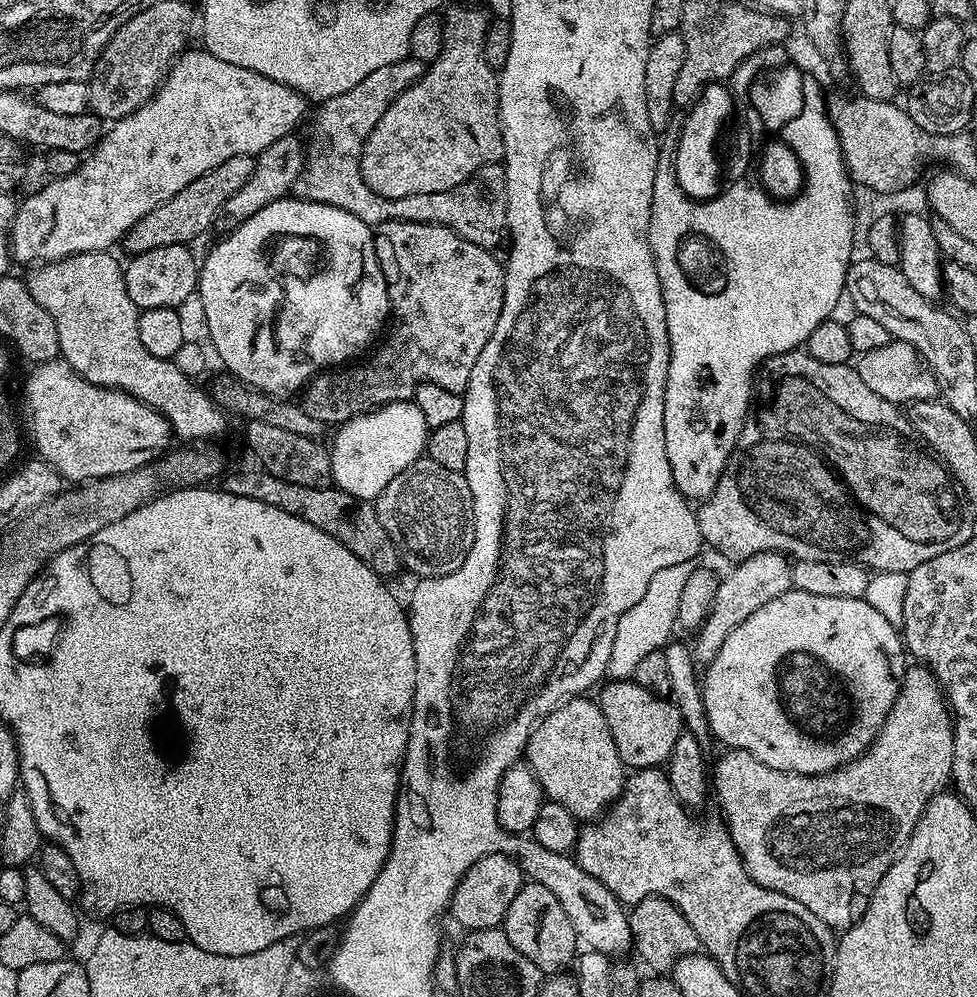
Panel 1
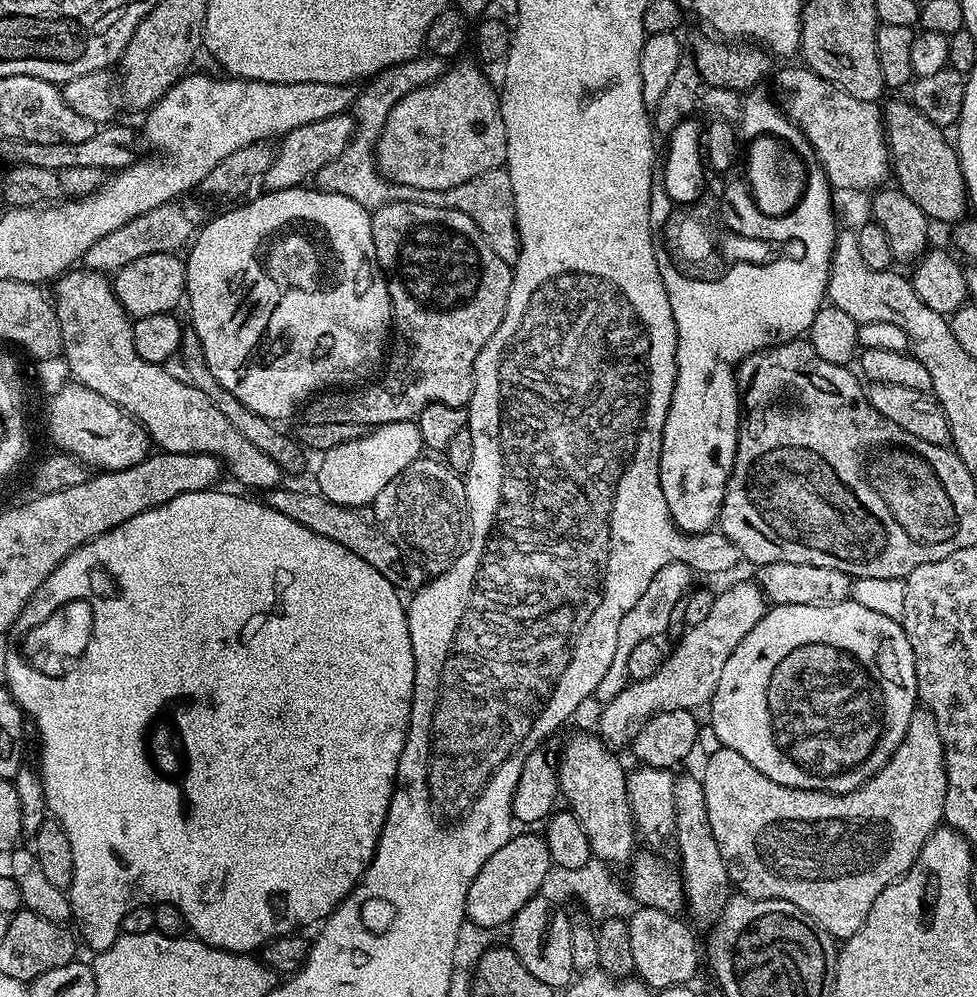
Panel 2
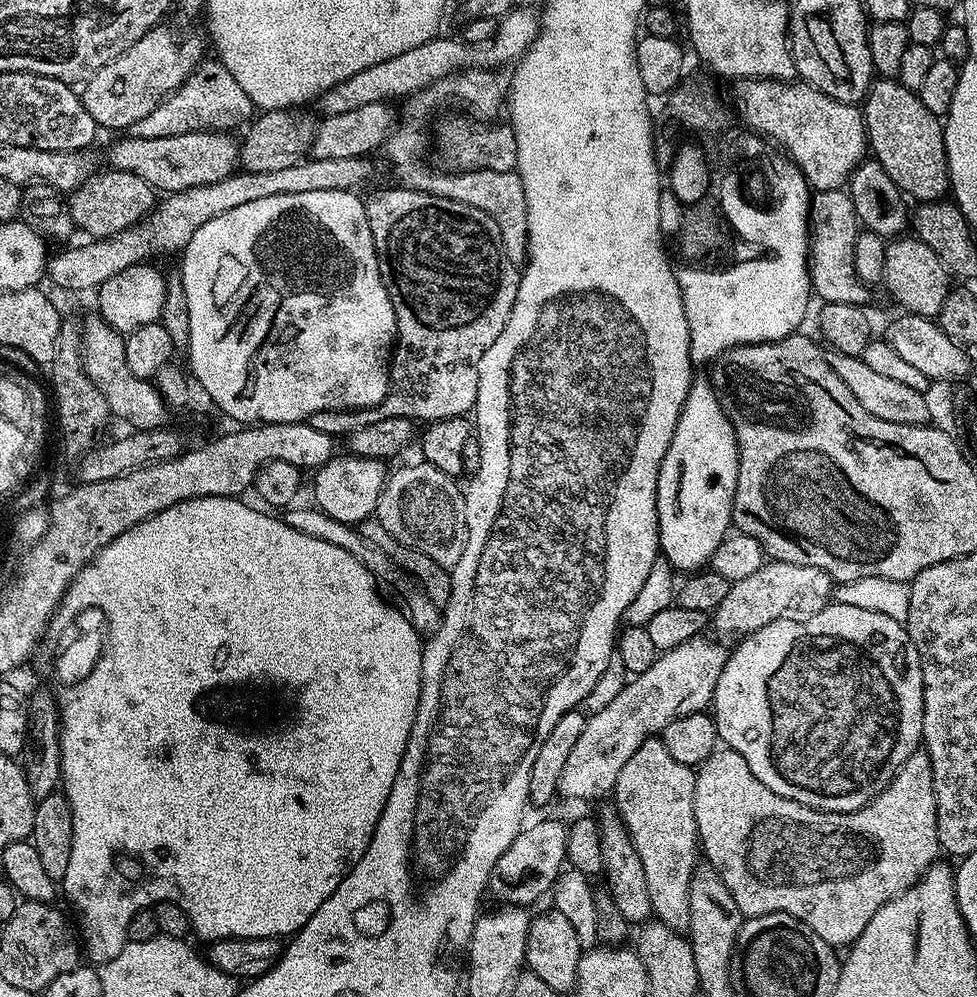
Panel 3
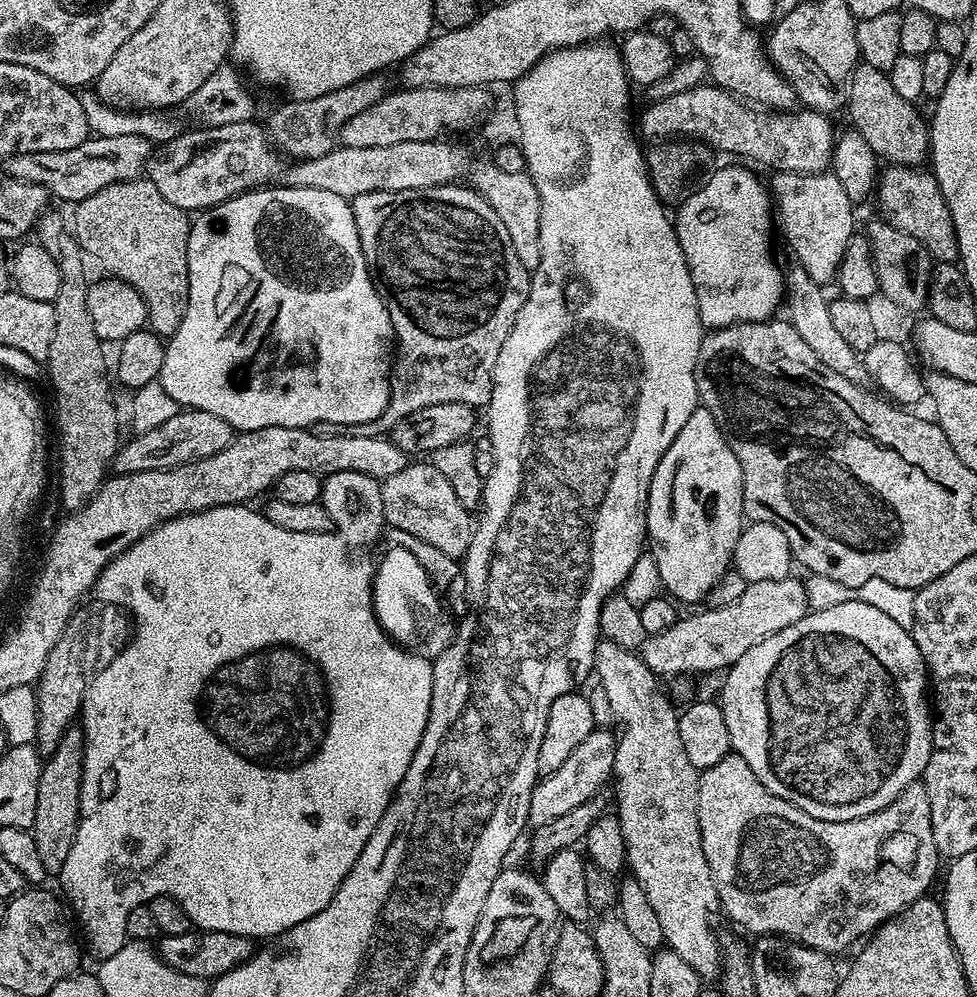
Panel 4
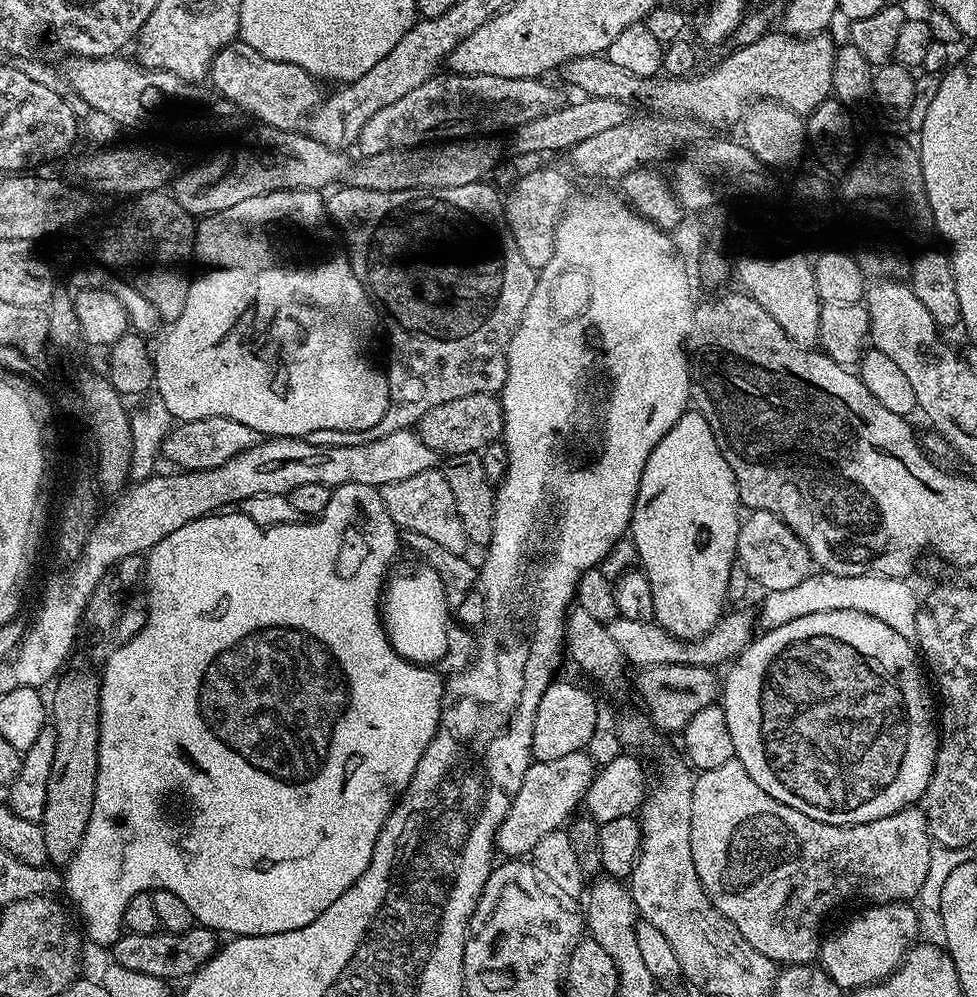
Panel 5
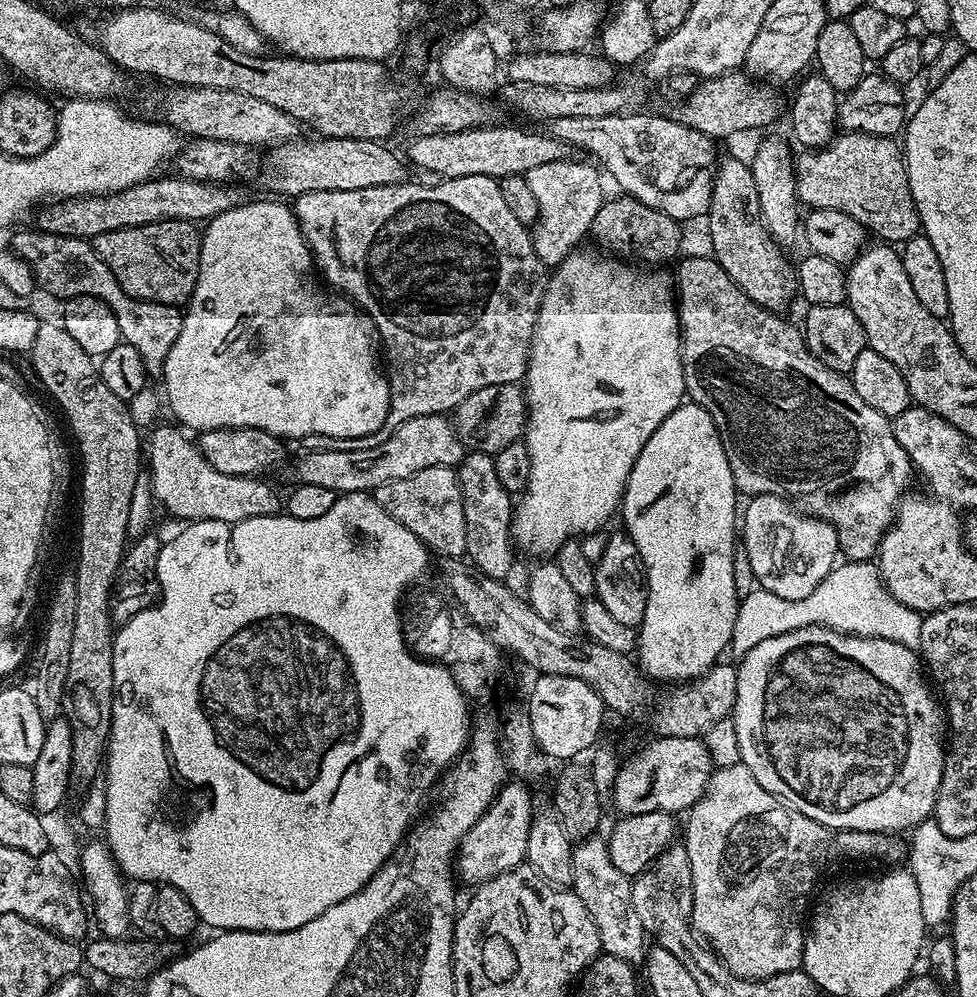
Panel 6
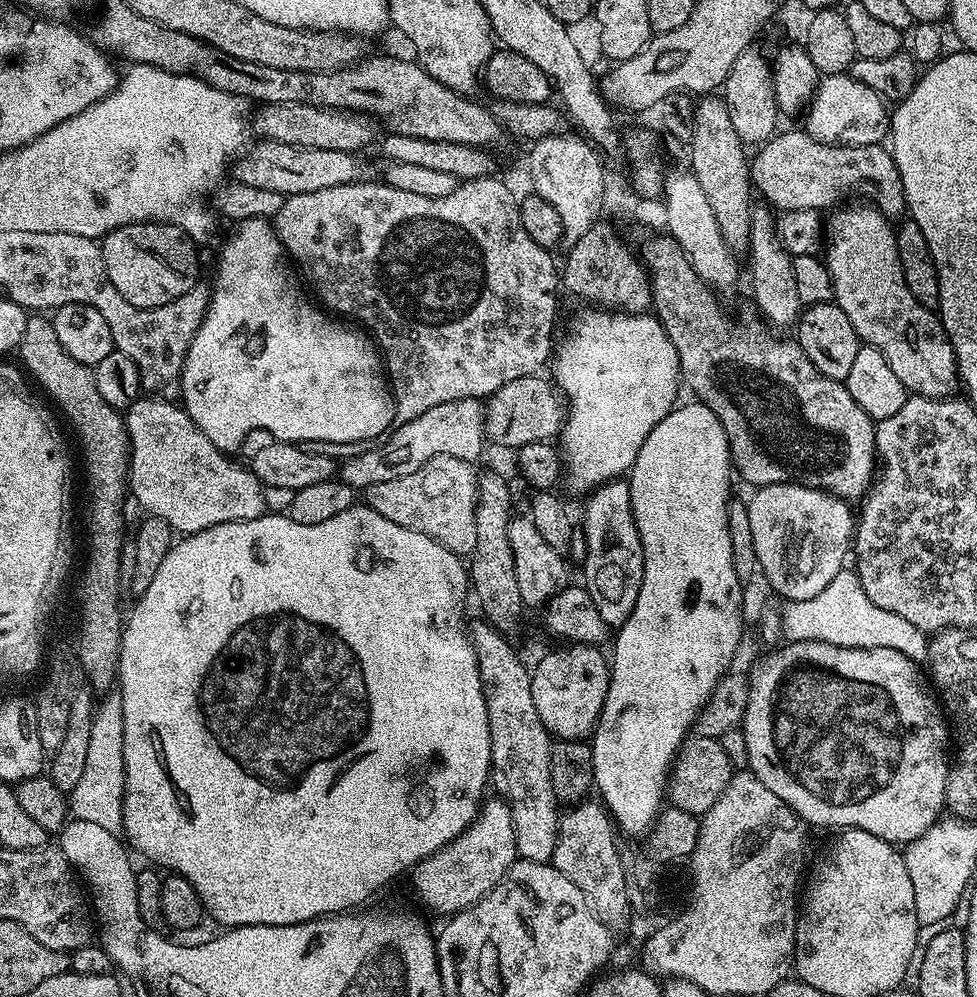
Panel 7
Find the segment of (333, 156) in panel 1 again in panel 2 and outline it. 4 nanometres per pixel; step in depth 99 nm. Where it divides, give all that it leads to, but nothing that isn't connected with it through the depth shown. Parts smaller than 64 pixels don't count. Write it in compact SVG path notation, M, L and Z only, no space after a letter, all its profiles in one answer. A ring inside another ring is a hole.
M421 54L413 60L401 64L391 64L386 70L376 73L357 91L356 102L350 112L356 122L356 130L352 133L352 141L346 146L334 162L322 166L315 176L315 183L321 192L342 194L346 198L354 198L369 210L381 208L390 202L422 202L426 206L442 206L450 210L462 210L462 214L470 214L480 228L484 240L502 258L502 262L515 266L520 257L520 231L516 228L516 207L514 206L514 186L510 186L510 174L504 168L495 168L486 174L478 174L478 178L470 178L470 182L462 182L462 186L454 186L441 192L418 192L406 190L393 180L388 180L376 167L376 143L380 131L384 129L386 118L390 118L390 110L406 94L434 82L446 71L446 60L443 56Z

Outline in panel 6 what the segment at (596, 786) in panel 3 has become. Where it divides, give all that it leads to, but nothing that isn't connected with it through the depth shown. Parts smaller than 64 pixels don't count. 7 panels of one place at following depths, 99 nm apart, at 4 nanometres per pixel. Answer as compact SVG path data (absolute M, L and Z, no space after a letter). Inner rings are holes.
M505 783L500 793L494 798L492 805L470 826L470 830L462 838L460 851L456 853L455 871L459 879L471 886L479 886L492 880L498 874L521 867L526 860L526 842L530 834L532 817L532 796L528 793L527 783Z

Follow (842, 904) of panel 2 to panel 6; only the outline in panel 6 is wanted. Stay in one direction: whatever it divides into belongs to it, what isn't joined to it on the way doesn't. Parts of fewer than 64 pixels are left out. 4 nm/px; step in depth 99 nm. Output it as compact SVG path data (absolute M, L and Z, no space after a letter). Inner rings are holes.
M738 763L734 766L725 768L716 768L712 773L710 782L702 794L698 803L688 809L686 813L688 825L683 825L682 843L686 850L686 858L690 858L690 874L692 875L692 928L696 935L703 938L714 949L717 956L723 960L725 966L731 970L734 975L740 976L743 980L765 980L774 974L786 974L787 972L797 971L802 965L802 954L804 953L804 933L806 931L806 912L804 916L803 908L807 906L808 896L816 888L816 876L820 876L828 868L831 860L896 860L901 859L902 844L900 844L895 835L886 832L850 832L847 830L833 830L814 822L814 818L806 818L798 810L789 808L783 800L779 800L774 794L762 790L750 774L750 770L744 764Z

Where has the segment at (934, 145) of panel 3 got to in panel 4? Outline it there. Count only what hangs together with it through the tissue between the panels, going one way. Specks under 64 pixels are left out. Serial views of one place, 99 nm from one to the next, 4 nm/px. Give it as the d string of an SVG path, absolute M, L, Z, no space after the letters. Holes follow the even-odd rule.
M859 63L852 72L852 80L848 84L848 102L846 105L846 113L852 119L851 127L858 133L862 134L862 138L869 143L872 150L879 159L888 160L887 163L906 165L908 167L919 167L923 165L929 157L931 151L931 129L929 121L922 113L916 109L917 105L911 100L902 98L902 94L898 94L898 90L894 90L894 82L889 73L882 70L874 70L874 66L866 63Z

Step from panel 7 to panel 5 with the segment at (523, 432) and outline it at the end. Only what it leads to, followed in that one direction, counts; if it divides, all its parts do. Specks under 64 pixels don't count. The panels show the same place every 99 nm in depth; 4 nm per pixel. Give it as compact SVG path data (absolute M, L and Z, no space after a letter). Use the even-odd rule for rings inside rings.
M491 392L466 394L466 398L442 402L442 406L434 406L434 410L422 414L418 431L426 446L445 457L471 452L481 453L487 444L497 443L504 435L504 411L500 405L499 395Z

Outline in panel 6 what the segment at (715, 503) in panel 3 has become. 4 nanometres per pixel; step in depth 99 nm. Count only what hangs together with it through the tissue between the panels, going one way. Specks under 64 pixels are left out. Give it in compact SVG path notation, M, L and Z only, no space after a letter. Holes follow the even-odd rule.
M691 402L679 404L674 410L674 414L670 414L670 418L666 418L666 422L662 422L662 426L658 426L658 430L654 430L654 434L650 434L650 442L646 442L646 446L642 446L642 454L638 454L638 458L634 462L634 470L630 470L630 478L628 485L624 488L622 501L622 516L624 512L625 524L623 527L626 529L626 535L638 546L644 559L644 566L648 569L646 614L638 629L634 656L638 661L640 671L653 682L661 682L660 680L687 682L704 672L709 672L723 657L720 655L726 652L732 643L734 618L738 614L738 597L734 590L734 554L738 547L738 504L736 508L736 499L738 499L738 493L734 474L730 474L730 462L726 462L726 450L722 450L722 438L714 426L714 418L710 418L710 414L706 414L706 410L702 406Z

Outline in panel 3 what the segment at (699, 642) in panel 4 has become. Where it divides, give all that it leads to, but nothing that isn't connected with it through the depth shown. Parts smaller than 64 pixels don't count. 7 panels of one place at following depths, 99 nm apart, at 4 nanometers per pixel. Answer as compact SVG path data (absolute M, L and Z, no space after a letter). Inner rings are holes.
M772 560L766 562L754 574L750 574L741 580L732 581L730 594L726 594L722 606L718 606L716 611L711 613L710 628L717 632L715 635L736 636L743 638L749 636L751 632L757 632L762 626L770 626L770 622L775 620L805 620L814 614L818 614L823 608L827 608L834 596L834 581L831 576L827 576L822 570L814 566L798 566L790 562Z

